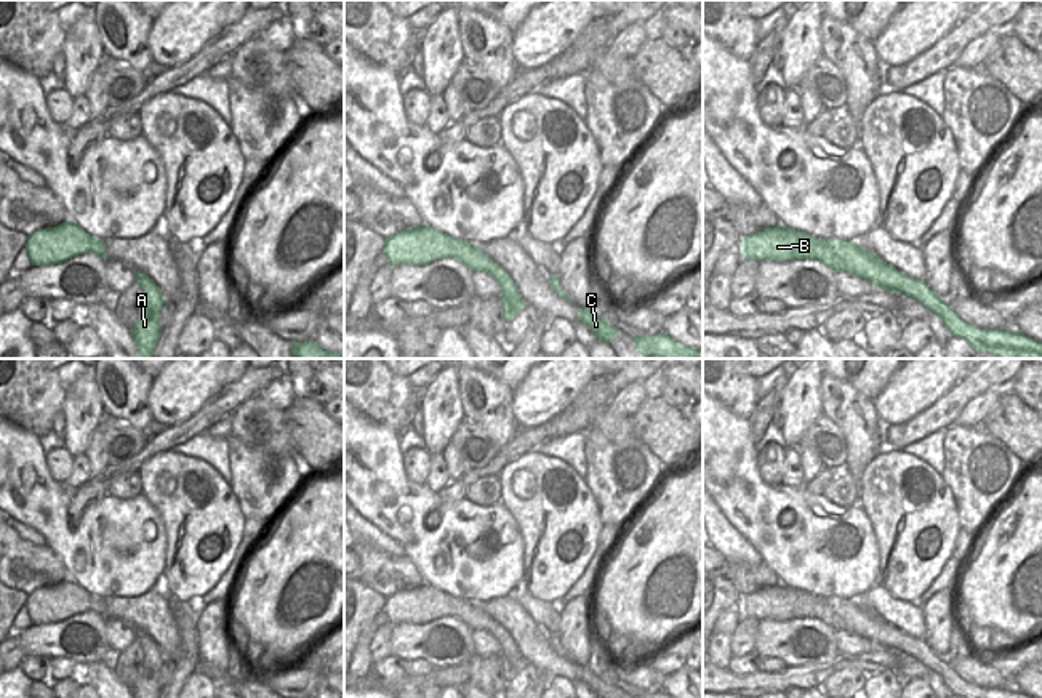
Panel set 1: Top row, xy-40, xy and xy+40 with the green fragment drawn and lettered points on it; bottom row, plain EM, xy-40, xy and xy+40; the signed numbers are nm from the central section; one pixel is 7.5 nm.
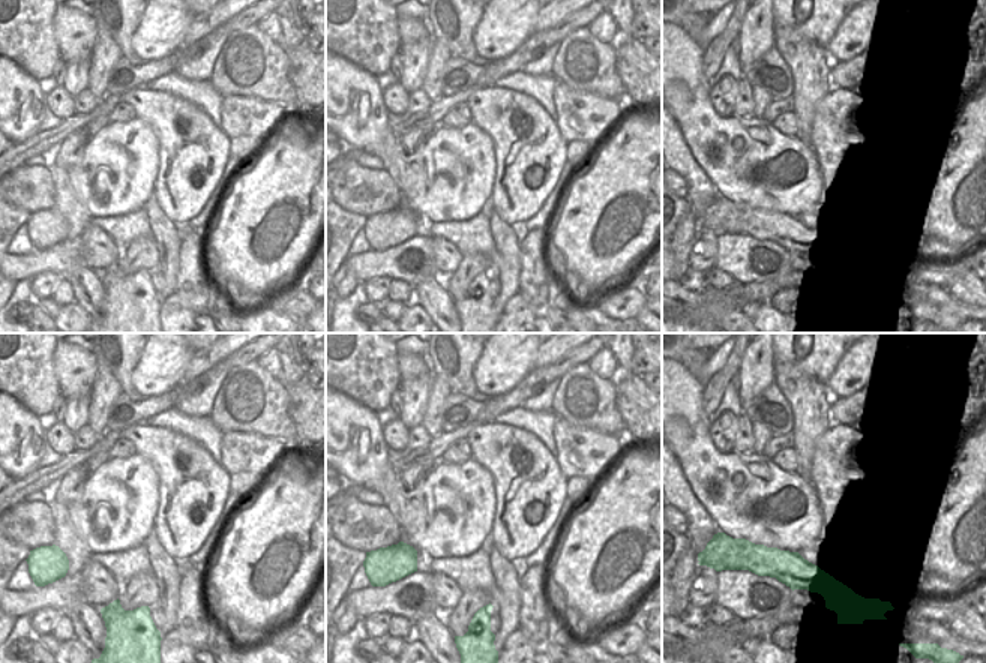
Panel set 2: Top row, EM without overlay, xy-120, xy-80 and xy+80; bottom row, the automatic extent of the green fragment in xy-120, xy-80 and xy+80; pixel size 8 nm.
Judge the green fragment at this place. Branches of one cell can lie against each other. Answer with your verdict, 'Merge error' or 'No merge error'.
Merge error.

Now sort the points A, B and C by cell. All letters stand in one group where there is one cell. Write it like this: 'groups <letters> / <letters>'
groups A / B C

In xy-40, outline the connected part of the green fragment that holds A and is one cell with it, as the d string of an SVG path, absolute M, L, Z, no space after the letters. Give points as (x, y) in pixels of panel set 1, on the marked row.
M136 272L136 282L142 288L144 303L142 314L130 331L138 344L138 359L152 359L154 349L162 336L160 311L166 299L155 282L146 274Z

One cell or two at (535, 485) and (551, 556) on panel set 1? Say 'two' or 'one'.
one

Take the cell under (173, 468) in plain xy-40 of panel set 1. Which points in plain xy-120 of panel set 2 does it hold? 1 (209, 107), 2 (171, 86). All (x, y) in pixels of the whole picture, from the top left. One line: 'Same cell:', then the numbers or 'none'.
Same cell: none

